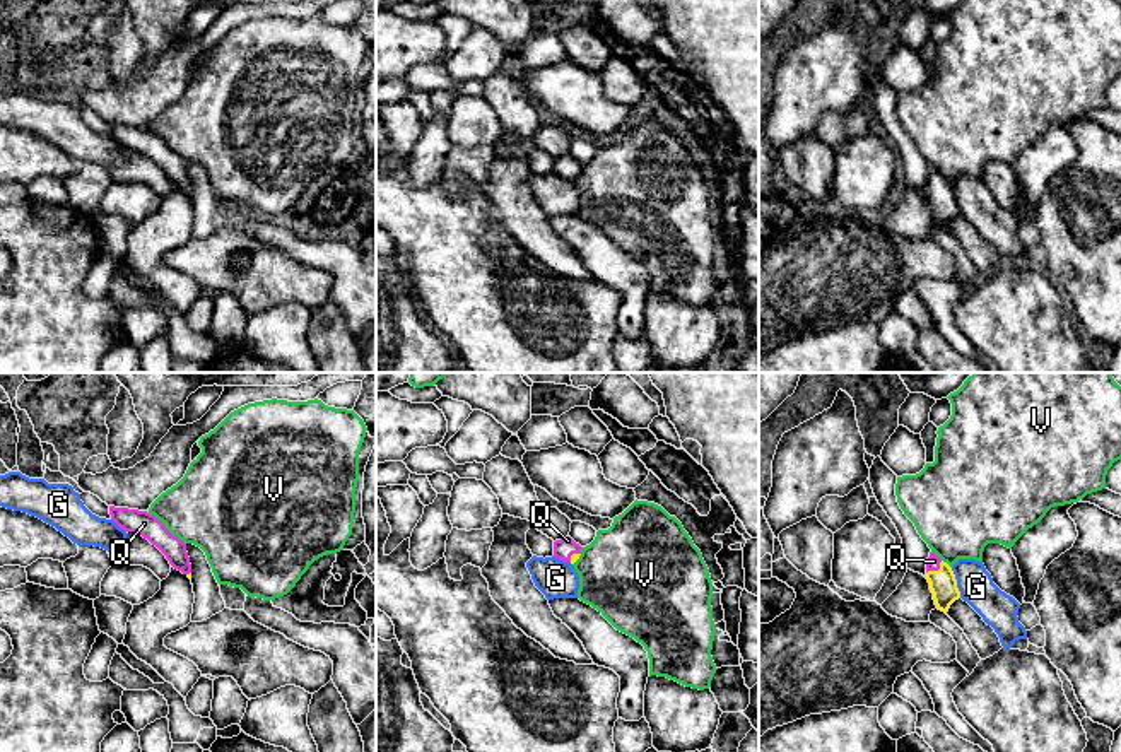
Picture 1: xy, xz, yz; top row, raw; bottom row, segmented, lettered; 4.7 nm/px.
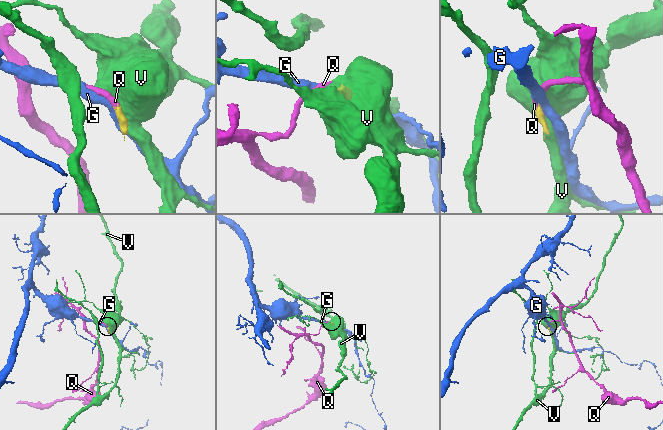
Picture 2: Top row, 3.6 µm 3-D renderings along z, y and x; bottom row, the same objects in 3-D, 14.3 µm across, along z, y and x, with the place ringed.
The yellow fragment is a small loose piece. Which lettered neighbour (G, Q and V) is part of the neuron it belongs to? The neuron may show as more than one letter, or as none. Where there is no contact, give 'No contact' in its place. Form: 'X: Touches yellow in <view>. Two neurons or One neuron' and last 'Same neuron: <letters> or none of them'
G: Touches yellow in yz. Two neurons
Q: Touches yellow in yz. One neuron
V: Touches yellow in yz. Two neurons
Same neuron: Q

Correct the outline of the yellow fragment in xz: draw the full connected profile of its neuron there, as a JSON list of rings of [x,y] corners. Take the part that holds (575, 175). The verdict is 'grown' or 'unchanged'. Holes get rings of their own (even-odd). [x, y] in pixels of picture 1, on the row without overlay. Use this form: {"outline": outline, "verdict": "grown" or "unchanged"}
{"outline": [[[571,154],[554,159],[554,173],[560,178],[574,181],[581,173],[583,164],[576,161]]], "verdict": "grown"}

